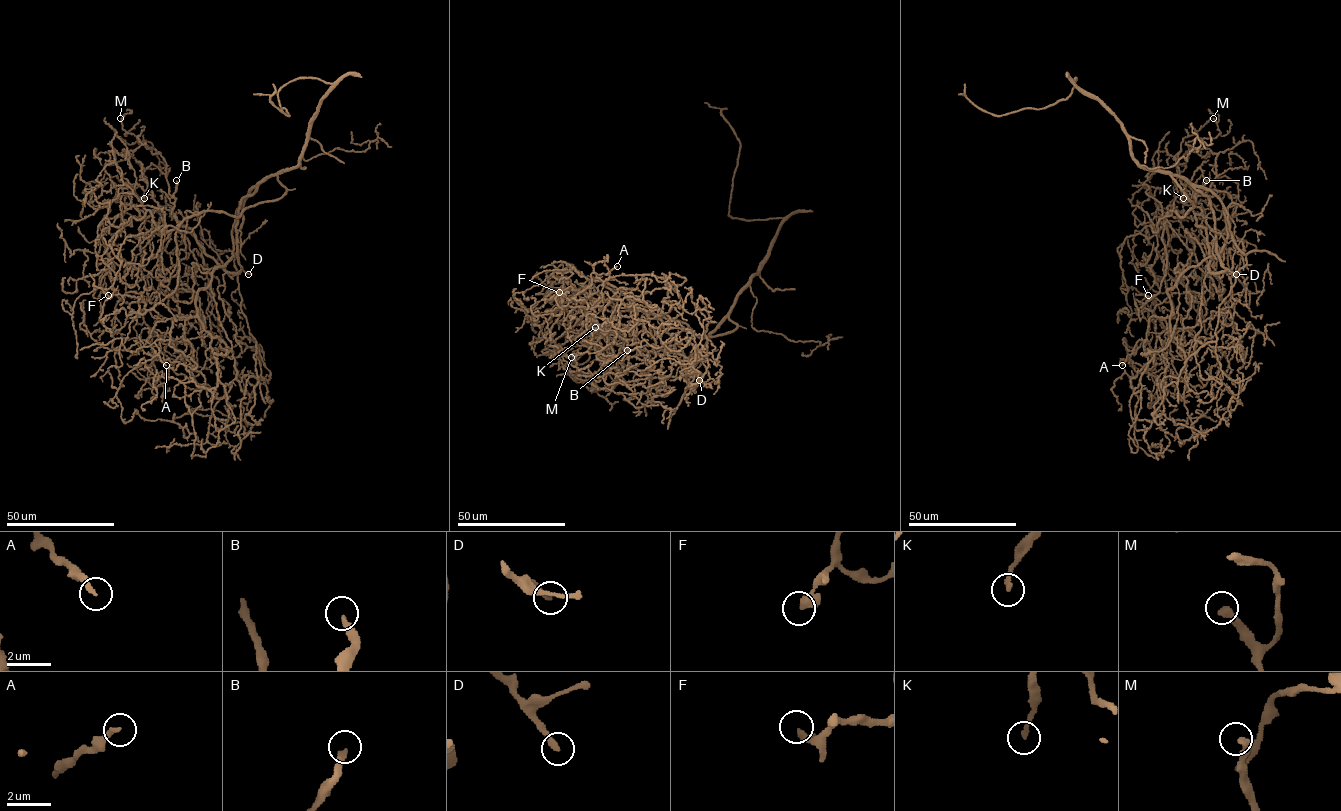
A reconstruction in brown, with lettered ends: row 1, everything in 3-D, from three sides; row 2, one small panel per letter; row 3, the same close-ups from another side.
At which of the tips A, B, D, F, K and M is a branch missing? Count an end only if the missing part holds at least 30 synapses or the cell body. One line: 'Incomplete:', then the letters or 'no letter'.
Incomplete: A, B, D

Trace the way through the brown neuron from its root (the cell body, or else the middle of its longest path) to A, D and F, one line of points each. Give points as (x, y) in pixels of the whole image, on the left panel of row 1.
A: (251, 190), (236, 212), (232, 255), (198, 292), (197, 314), (175, 316), (170, 338), (155, 342), (166, 365)
D: (251, 190), (256, 187), (242, 200), (236, 226), (237, 259), (248, 274)
F: (251, 190), (276, 175), (286, 192), (238, 217), (186, 217), (177, 286), (152, 309), (108, 295)

